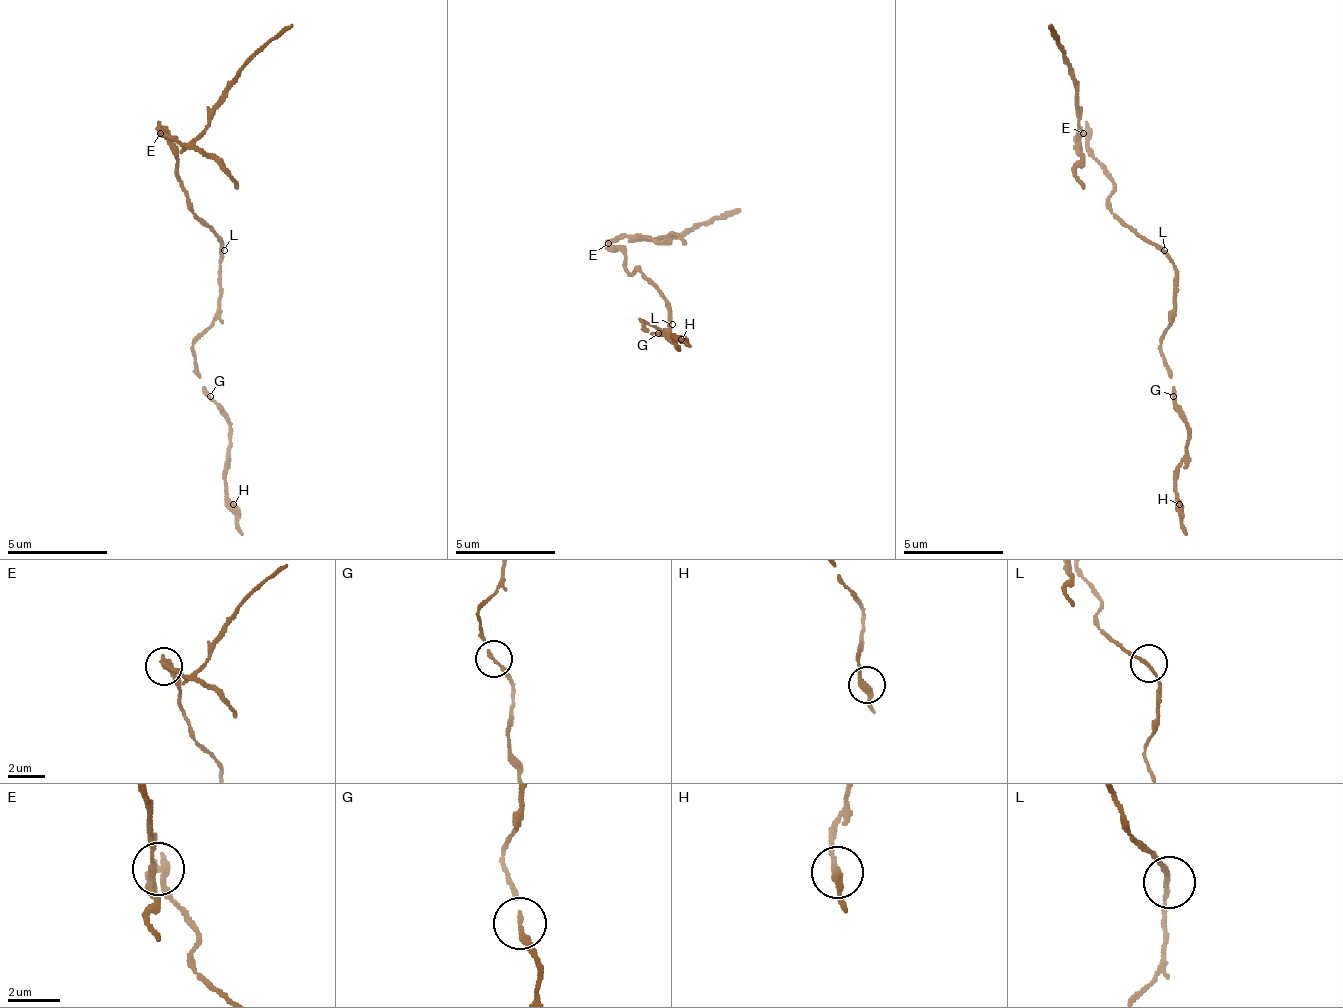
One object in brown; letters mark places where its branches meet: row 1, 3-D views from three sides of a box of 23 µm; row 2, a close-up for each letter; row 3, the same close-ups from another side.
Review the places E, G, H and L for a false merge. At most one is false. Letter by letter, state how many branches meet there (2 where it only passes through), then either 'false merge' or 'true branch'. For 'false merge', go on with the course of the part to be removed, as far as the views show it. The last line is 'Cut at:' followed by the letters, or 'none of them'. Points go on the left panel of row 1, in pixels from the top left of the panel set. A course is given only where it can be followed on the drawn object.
E: 2 branches meet; false merge; foreign part runs (159, 135), (189, 145), (228, 85), (293, 25)
G: 2 branches meet; true branch
H: 2 branches meet; true branch
L: 2 branches meet; true branch
Cut at: E

